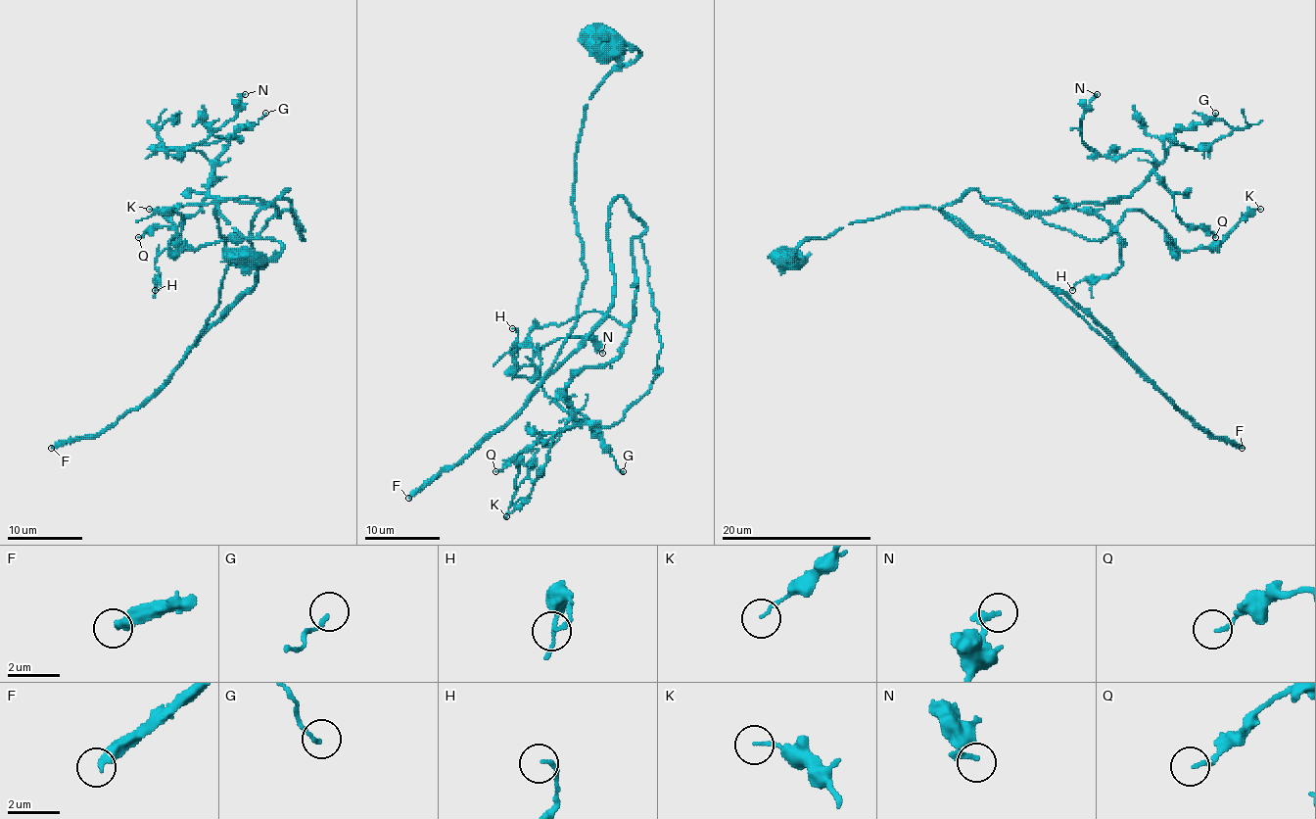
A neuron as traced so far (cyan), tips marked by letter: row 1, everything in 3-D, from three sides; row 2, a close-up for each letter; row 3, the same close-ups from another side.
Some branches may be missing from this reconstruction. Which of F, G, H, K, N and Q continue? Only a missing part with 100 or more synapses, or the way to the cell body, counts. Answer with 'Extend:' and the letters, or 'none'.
Extend: F

